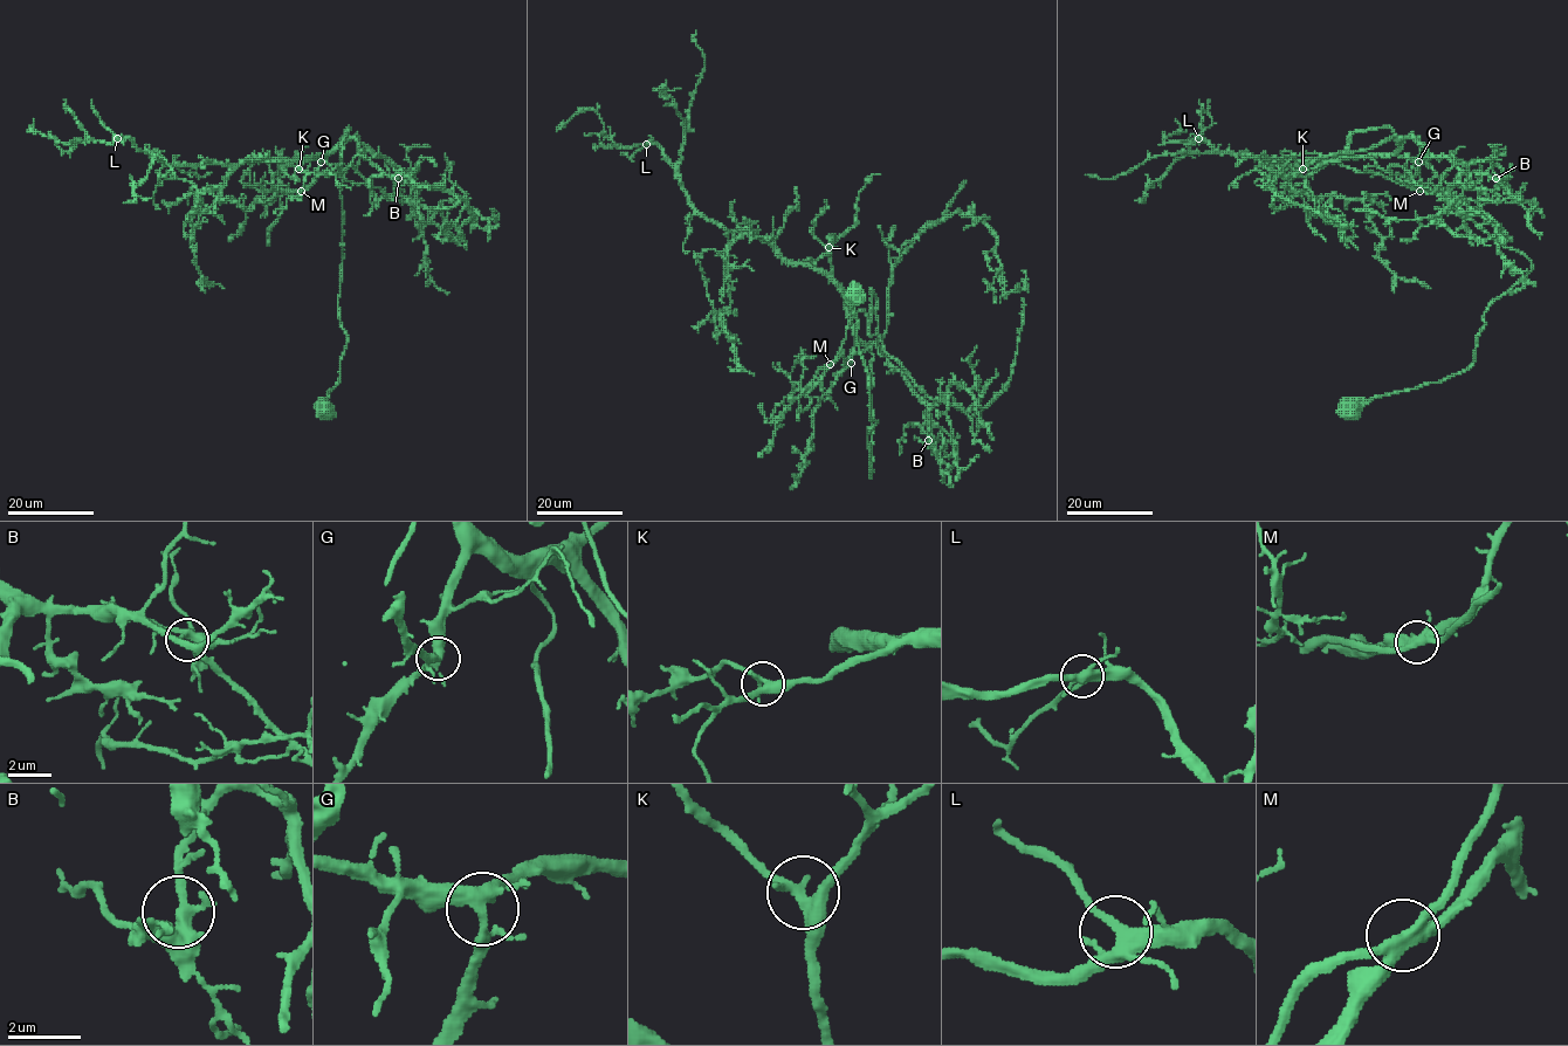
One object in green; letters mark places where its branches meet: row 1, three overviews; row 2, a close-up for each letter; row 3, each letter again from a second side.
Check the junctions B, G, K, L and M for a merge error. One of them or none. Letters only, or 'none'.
none

